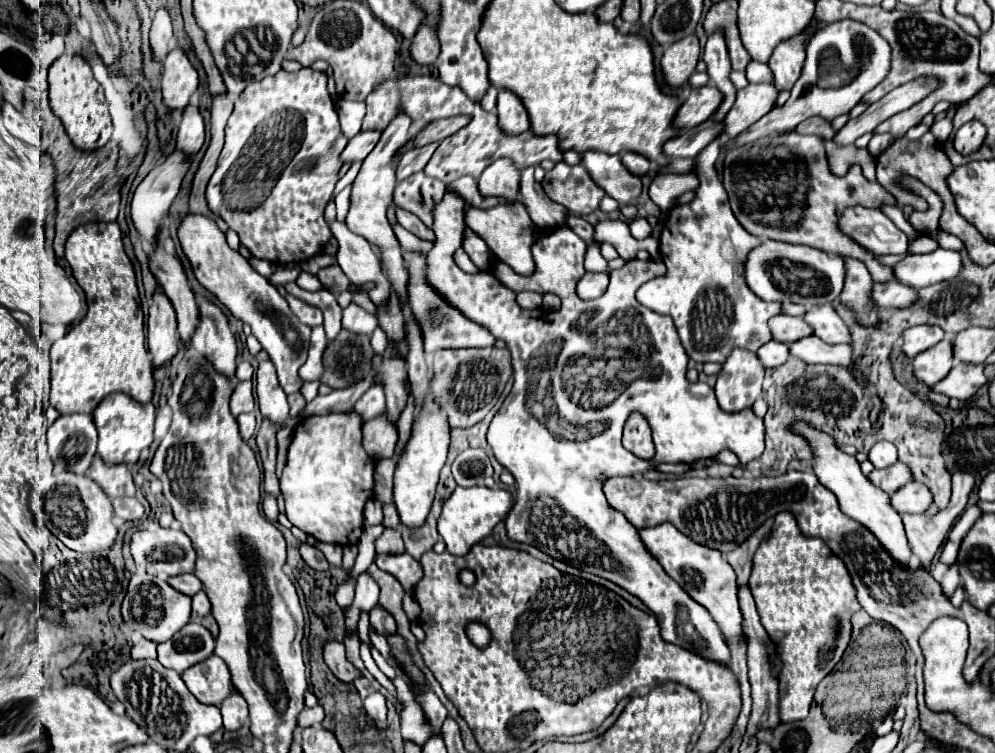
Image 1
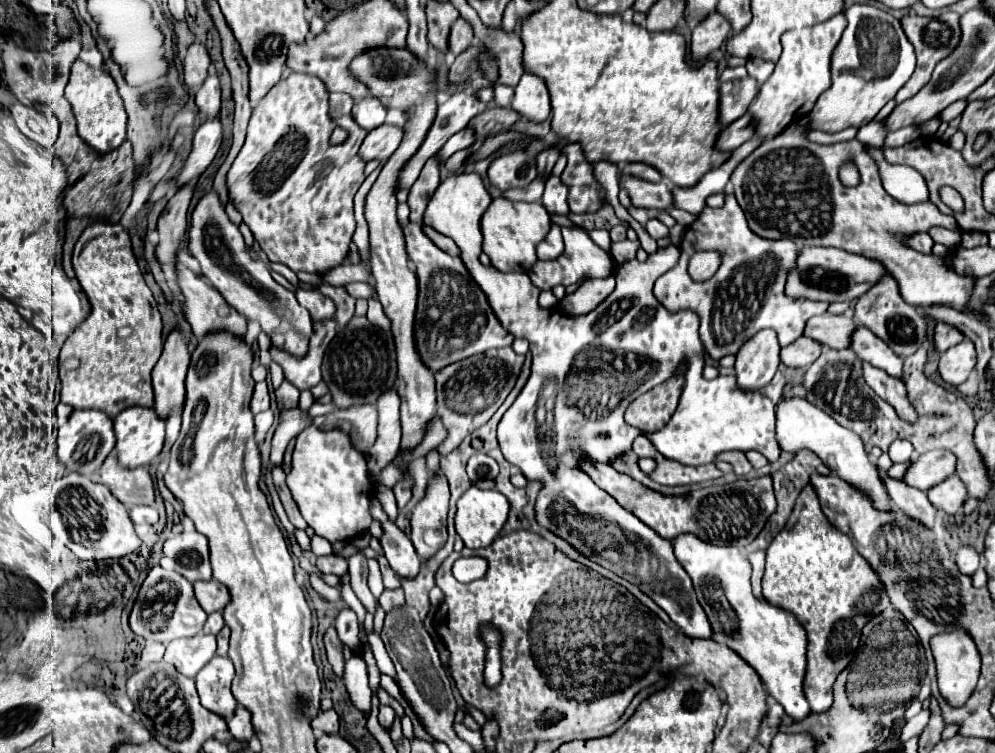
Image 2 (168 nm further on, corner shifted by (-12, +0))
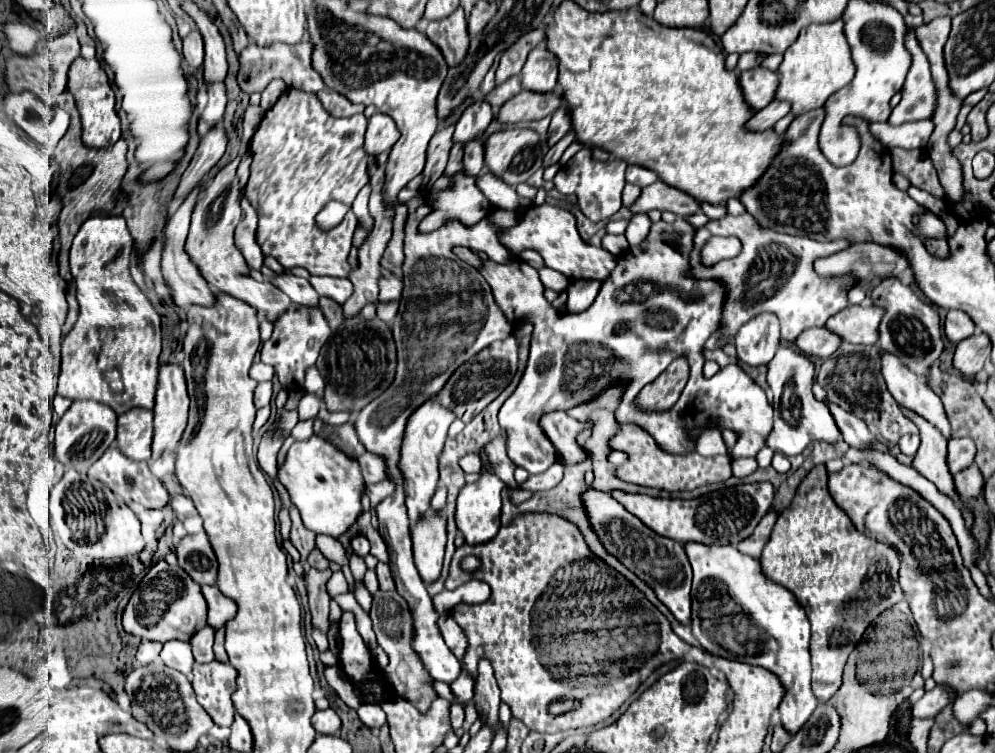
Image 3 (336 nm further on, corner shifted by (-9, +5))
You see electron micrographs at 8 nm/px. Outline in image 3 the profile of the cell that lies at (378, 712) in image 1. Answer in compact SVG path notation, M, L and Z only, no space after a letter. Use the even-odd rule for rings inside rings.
M362 704L358 708L358 718L362 720L362 724L366 724L368 728L380 728L386 724L386 714L380 706L374 704Z

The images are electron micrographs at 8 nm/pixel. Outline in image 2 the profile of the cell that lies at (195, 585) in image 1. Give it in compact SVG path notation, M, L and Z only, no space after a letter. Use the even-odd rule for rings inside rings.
M211 579L211 581L197 581L193 585L195 589L195 597L199 601L199 605L211 613L211 611L223 611L223 607L229 601L229 591L227 587L223 587L223 583Z

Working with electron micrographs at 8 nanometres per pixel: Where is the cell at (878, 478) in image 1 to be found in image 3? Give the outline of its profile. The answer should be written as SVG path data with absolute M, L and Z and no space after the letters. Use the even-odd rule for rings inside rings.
M954 438L952 442L948 442L948 466L952 474L968 468L974 462L974 456L976 444L972 438Z

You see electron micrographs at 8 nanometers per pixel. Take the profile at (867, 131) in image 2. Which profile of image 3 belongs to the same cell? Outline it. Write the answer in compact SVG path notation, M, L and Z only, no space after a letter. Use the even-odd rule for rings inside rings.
M908 28L904 46L912 56L912 66L908 70L904 88L902 88L902 100L892 110L892 118L888 124L900 126L904 122L916 122L916 120L928 120L934 116L936 110L936 86L930 72L930 62L926 54L920 48L920 42L914 34L914 28Z

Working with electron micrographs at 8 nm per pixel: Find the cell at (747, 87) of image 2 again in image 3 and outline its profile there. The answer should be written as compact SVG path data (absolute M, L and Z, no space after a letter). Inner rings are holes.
M762 66L740 72L740 86L744 90L744 98L754 110L760 110L774 100L778 84L778 74Z

